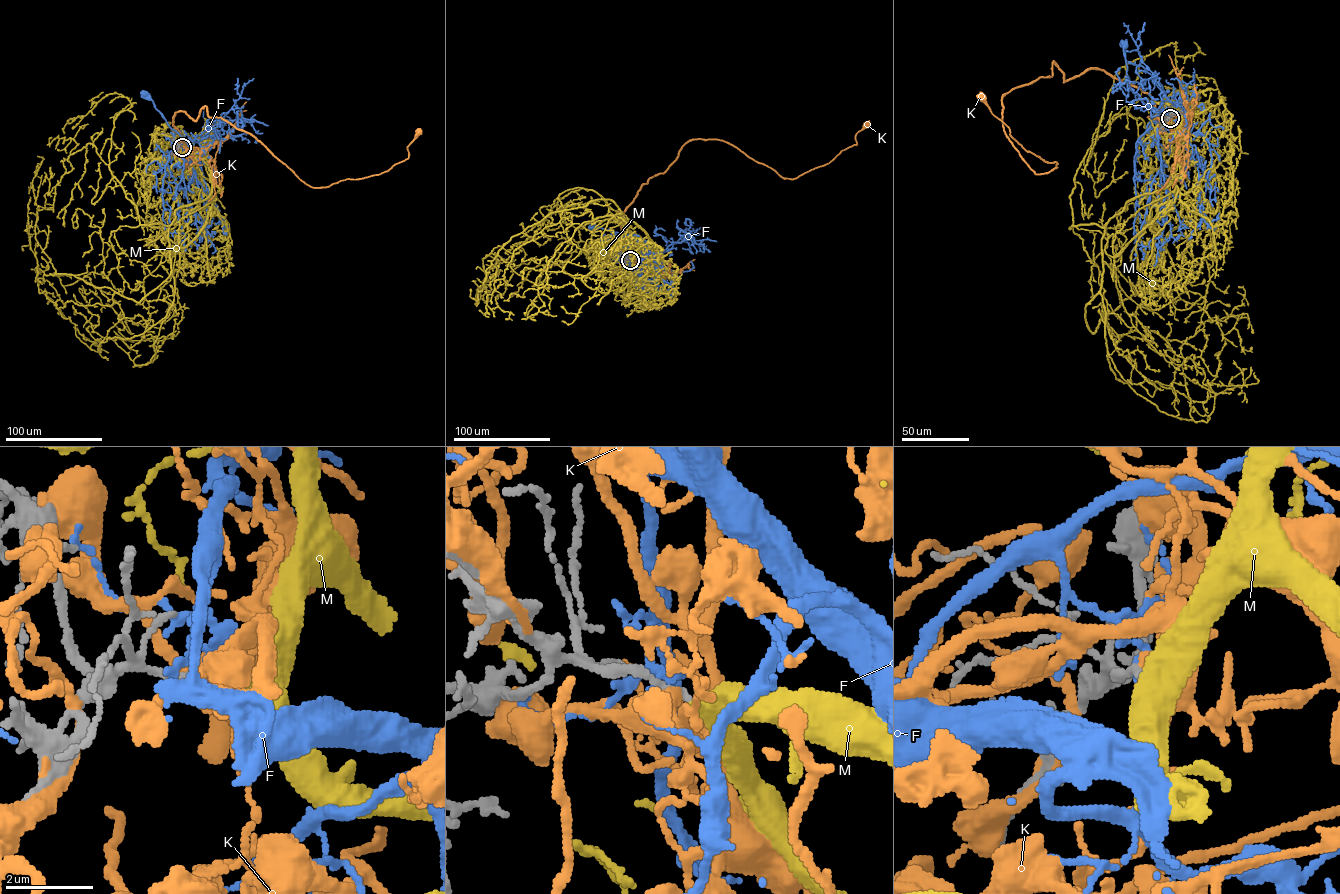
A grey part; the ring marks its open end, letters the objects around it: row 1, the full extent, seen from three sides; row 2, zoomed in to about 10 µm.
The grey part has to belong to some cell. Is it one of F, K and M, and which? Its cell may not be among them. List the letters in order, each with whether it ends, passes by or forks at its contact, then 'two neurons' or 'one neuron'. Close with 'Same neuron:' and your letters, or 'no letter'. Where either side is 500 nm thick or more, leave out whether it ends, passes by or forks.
F: it ends there; two neurons
K: two neurons
M: it passes by; one neuron
Same neuron: M

